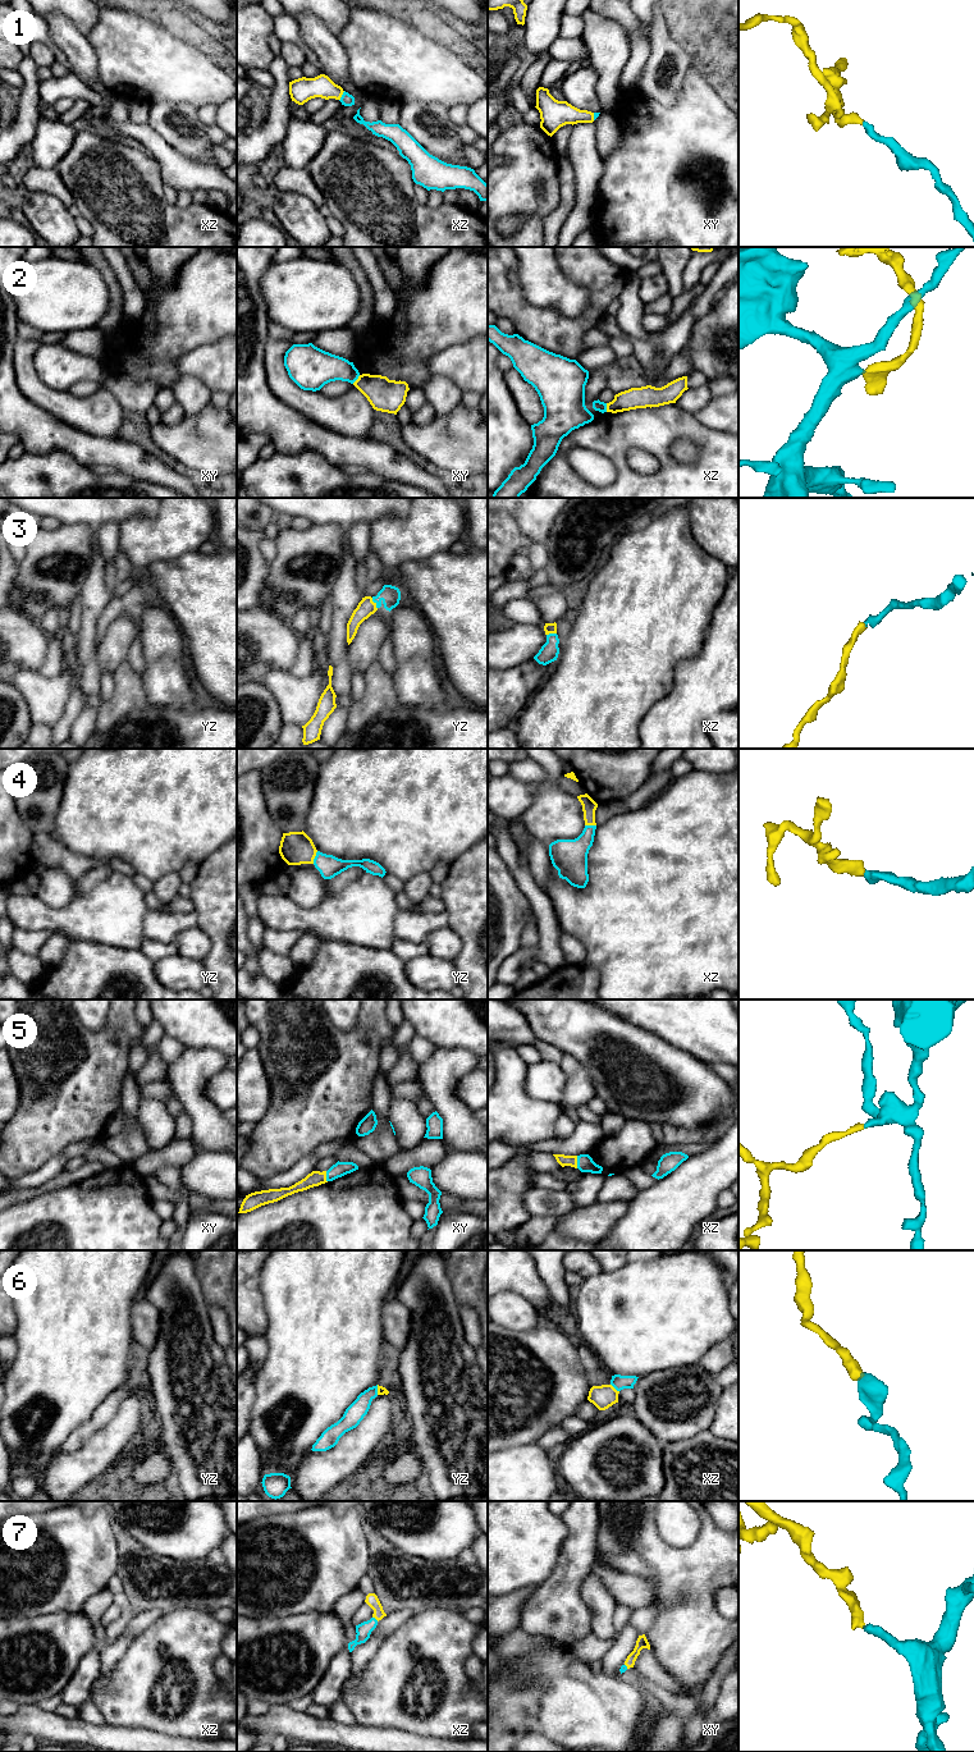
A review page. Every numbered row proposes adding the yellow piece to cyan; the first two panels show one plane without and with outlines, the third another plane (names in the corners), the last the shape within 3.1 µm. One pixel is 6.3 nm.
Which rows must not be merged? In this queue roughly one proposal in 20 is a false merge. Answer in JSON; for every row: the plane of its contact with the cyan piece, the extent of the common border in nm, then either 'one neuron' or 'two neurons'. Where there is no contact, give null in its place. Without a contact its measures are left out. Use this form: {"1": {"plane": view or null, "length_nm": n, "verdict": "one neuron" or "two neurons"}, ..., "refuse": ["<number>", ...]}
{"1": {"plane": "xz", "length_nm": 70, "verdict": "one neuron"}, "2": {"plane": "xy", "length_nm": 80, "verdict": "two neurons"}, "3": {"plane": "yz", "length_nm": 80, "verdict": "one neuron"}, "4": {"plane": "yz", "length_nm": 90, "verdict": "one neuron"}, "5": {"plane": "xz", "length_nm": 80, "verdict": "one neuron"}, "6": {"plane": "xz", "length_nm": 80, "verdict": "one neuron"}, "7": {"plane": "xz", "length_nm": 50, "verdict": "one neuron"}, "refuse": ["2"]}

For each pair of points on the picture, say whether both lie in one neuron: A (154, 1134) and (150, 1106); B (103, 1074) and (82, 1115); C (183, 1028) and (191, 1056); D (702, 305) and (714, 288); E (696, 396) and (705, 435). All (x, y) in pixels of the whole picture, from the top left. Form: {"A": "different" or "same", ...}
{"A": "same", "B": "same", "C": "different", "D": "same", "E": "different"}

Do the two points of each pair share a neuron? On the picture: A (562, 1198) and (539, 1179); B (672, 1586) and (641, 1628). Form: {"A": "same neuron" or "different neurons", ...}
{"A": "different neurons", "B": "different neurons"}

